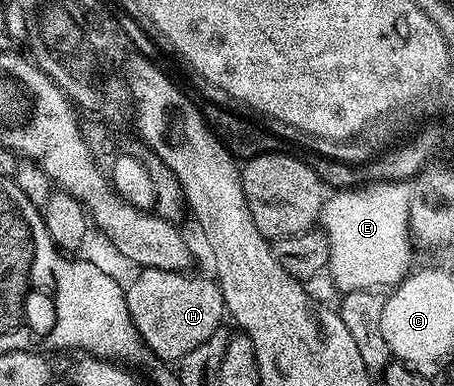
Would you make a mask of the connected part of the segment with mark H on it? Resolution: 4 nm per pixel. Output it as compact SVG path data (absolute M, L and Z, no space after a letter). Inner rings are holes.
M147 267L136 272L133 284L125 291L133 328L140 335L142 344L158 355L158 360L179 361L216 331L222 330L221 318L226 318L221 285L216 278L205 275L189 275L188 270L168 271Z

